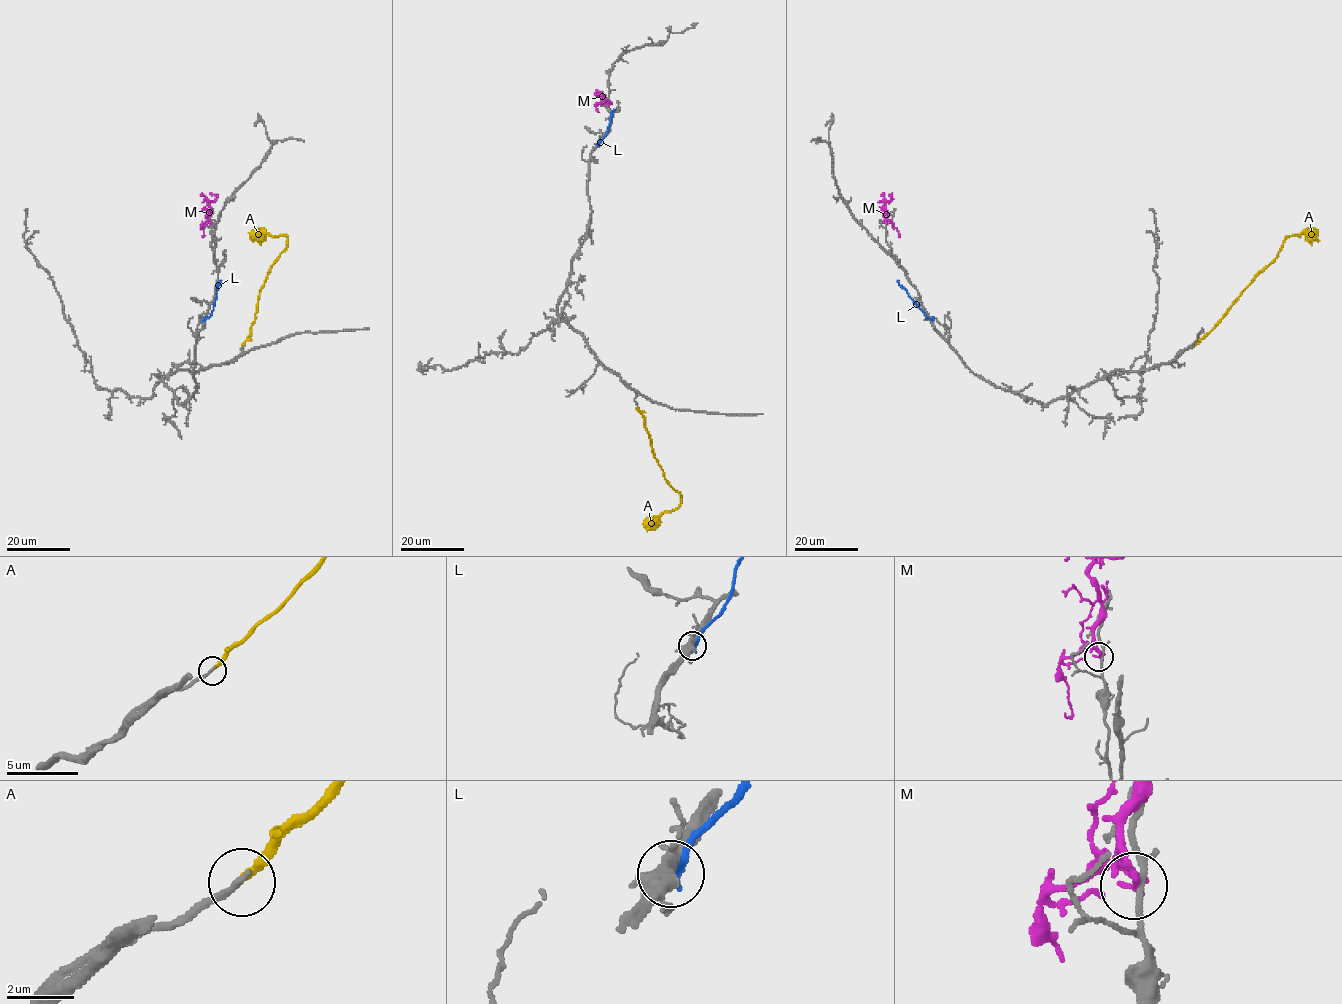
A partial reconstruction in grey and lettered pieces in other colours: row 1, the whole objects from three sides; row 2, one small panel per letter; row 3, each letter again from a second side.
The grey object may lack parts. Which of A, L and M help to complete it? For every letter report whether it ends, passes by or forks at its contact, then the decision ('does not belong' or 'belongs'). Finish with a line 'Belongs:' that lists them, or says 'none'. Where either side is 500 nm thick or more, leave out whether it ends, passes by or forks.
A: it ends | does not belong
L: it ends | does not belong
M: it passes by | does not belong
Belongs: none

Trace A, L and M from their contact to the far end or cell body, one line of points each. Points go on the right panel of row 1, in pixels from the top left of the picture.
A: (1197, 344), (1277, 256), (1285, 239), (1303, 233), (1309, 239), (1317, 241)
L: (931, 319), (897, 280)
M: (887, 223), (884, 202), (889, 201), (892, 193)

